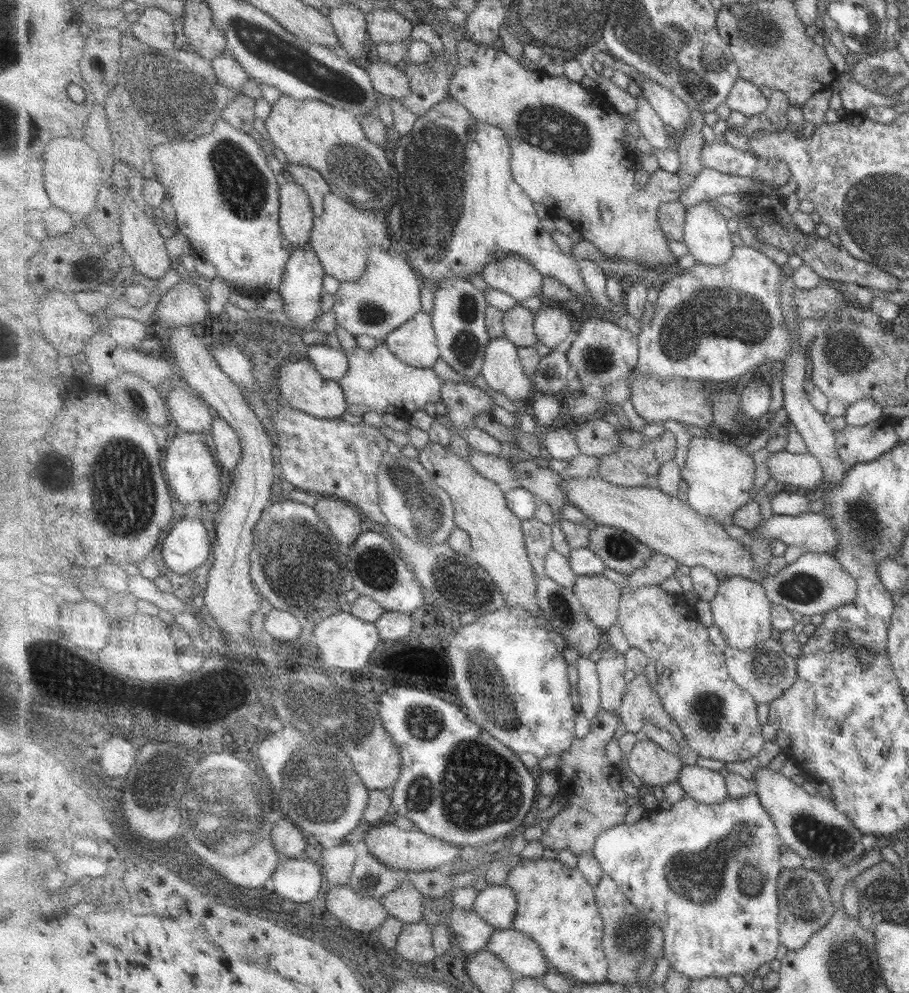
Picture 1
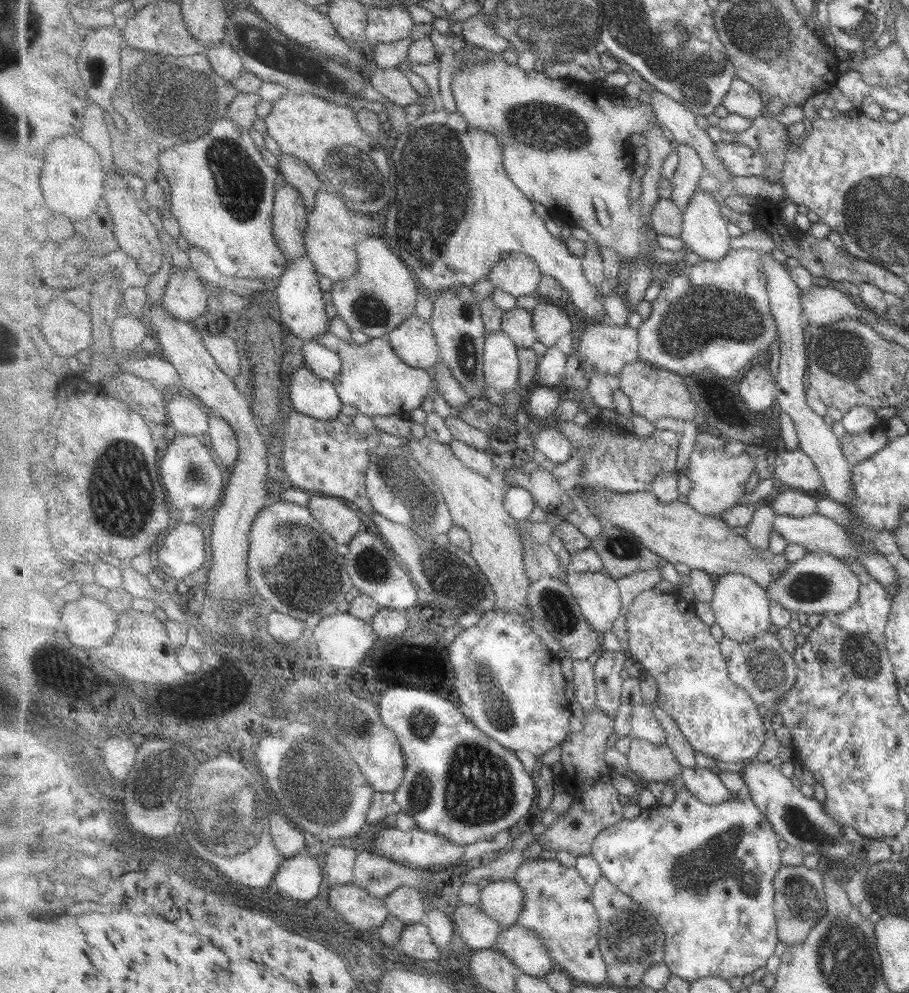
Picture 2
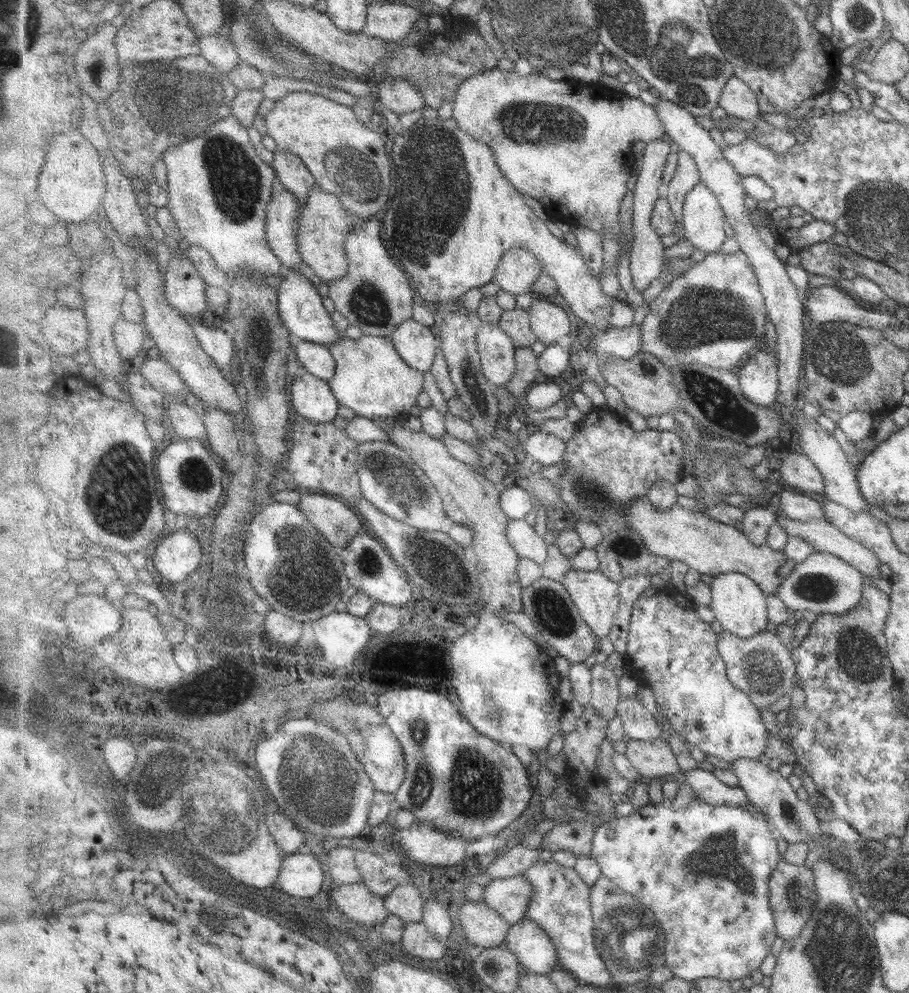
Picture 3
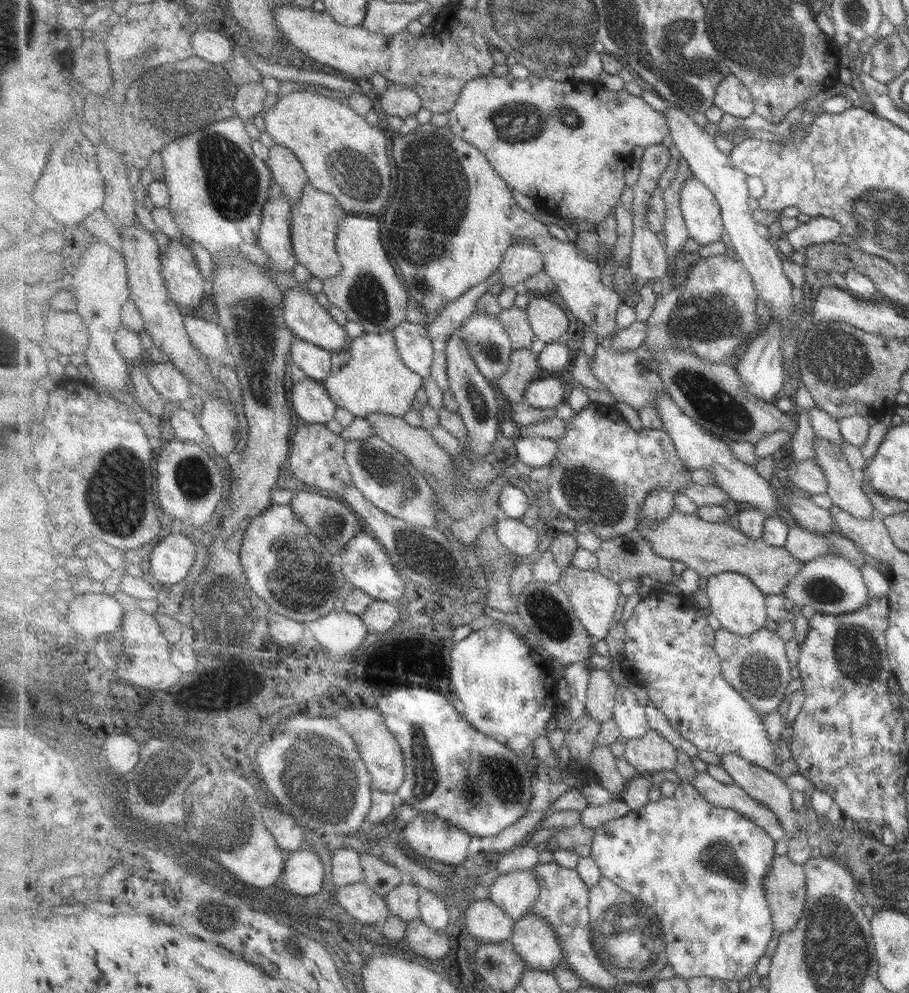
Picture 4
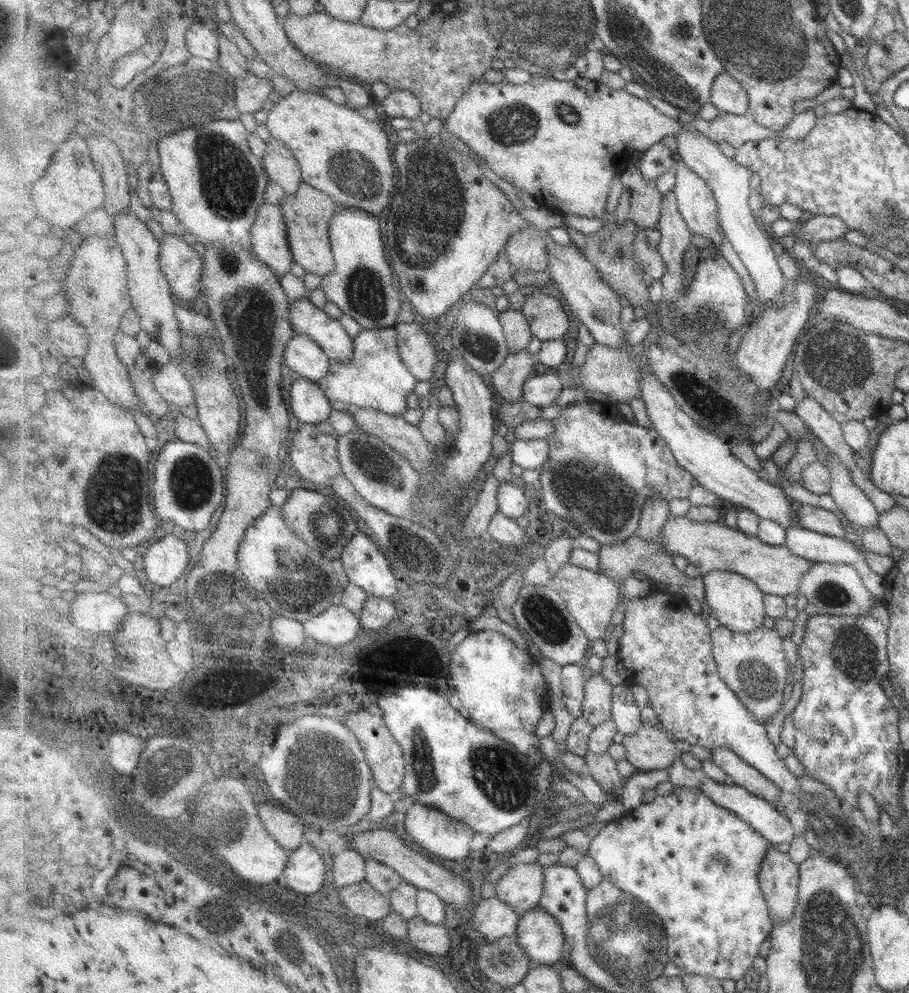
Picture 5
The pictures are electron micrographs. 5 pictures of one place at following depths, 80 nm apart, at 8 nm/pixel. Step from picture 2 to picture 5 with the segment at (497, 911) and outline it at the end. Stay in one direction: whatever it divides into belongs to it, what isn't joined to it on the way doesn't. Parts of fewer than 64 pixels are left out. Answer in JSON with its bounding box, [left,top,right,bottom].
[496,863,545,914]

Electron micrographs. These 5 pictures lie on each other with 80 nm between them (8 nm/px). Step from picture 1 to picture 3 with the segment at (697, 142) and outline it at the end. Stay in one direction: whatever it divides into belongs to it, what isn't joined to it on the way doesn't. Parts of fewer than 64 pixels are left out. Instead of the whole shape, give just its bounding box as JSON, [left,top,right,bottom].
[664,151,702,240]

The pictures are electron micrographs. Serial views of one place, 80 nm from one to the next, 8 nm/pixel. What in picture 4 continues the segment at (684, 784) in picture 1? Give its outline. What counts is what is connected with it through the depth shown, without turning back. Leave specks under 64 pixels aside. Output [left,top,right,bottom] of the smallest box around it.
[692,772,788,841]

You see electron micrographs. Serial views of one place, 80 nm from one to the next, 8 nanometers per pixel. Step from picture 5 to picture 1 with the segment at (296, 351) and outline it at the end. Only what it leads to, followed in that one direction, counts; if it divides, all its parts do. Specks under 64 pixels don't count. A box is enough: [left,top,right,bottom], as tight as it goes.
[307,344,349,381]

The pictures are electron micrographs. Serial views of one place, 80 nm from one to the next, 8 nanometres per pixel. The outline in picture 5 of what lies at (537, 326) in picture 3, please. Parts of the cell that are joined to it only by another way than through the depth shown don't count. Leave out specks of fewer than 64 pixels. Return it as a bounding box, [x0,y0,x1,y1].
[521,292,571,342]

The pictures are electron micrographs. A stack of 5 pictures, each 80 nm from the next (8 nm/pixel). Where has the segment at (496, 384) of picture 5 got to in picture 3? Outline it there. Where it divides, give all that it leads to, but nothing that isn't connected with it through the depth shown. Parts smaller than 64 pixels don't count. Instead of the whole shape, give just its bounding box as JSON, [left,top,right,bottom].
[506,347,540,402]

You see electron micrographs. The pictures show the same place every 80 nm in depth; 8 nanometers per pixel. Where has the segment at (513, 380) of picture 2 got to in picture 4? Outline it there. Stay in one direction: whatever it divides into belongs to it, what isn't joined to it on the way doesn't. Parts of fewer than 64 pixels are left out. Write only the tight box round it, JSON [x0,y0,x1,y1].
[460,308,512,380]

